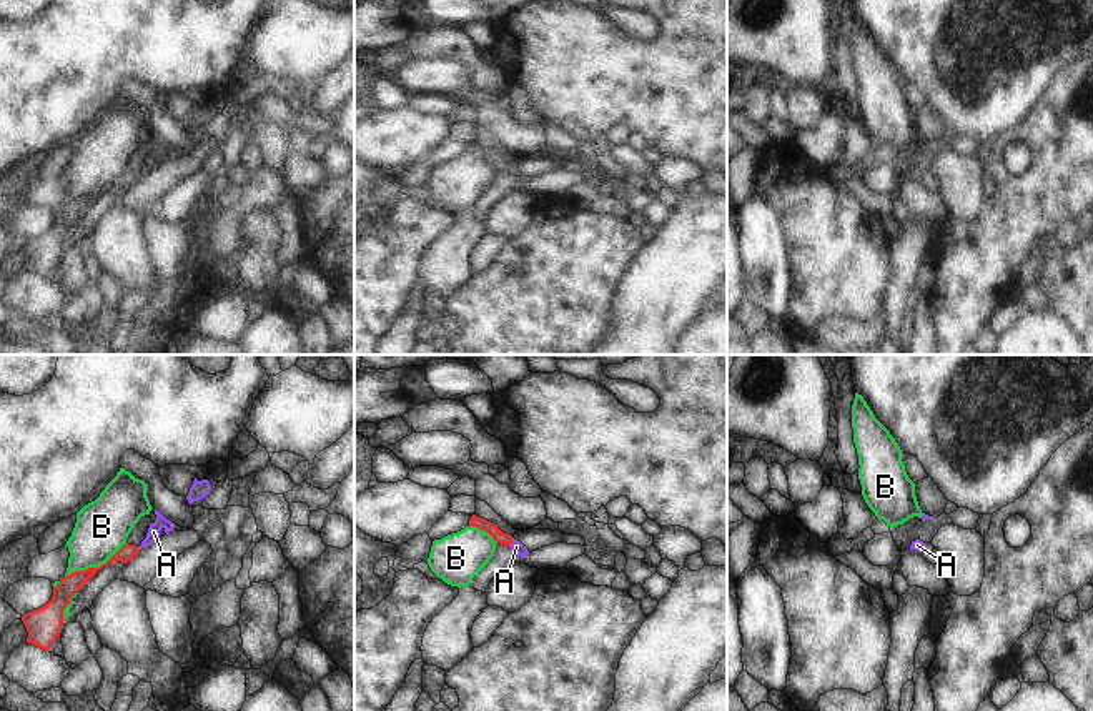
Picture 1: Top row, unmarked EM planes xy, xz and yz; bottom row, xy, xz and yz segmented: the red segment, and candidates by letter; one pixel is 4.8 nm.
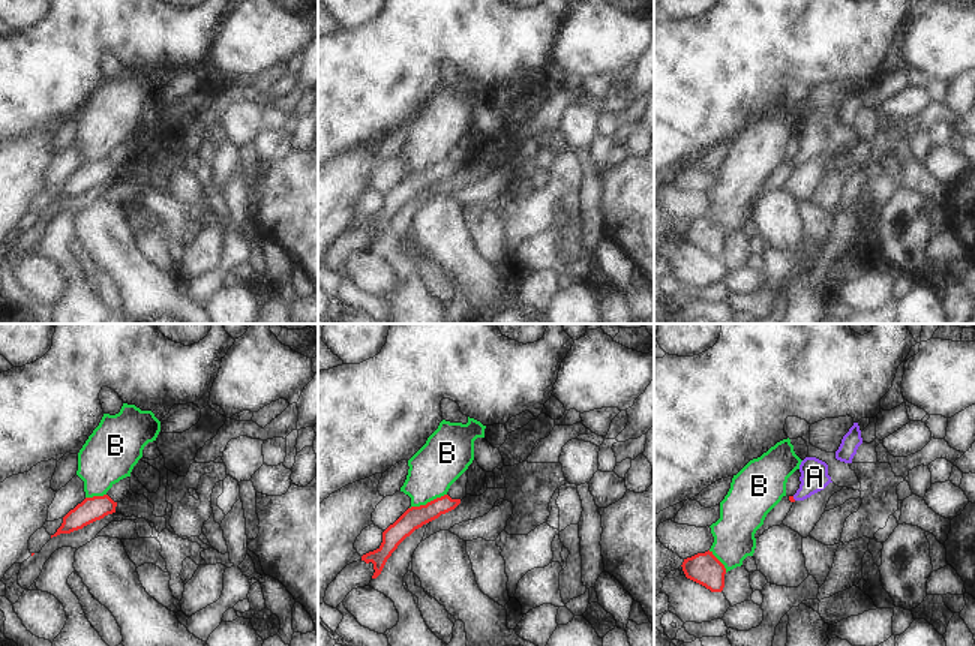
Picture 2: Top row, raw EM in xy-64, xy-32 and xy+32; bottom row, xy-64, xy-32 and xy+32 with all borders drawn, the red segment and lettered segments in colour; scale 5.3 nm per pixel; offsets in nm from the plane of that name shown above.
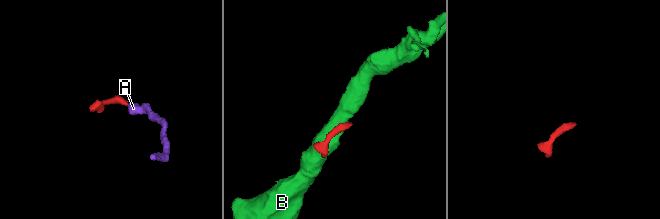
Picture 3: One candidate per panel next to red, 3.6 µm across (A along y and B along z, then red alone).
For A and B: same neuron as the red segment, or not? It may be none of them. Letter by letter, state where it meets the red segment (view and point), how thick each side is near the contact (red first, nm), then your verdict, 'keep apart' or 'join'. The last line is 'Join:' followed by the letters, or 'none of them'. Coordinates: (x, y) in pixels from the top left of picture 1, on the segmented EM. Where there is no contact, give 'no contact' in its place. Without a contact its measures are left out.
A: xz (511, 541) | 60/60 nm | join
B: xy (95, 568) | 100/260 nm | keep apart
Join: A

